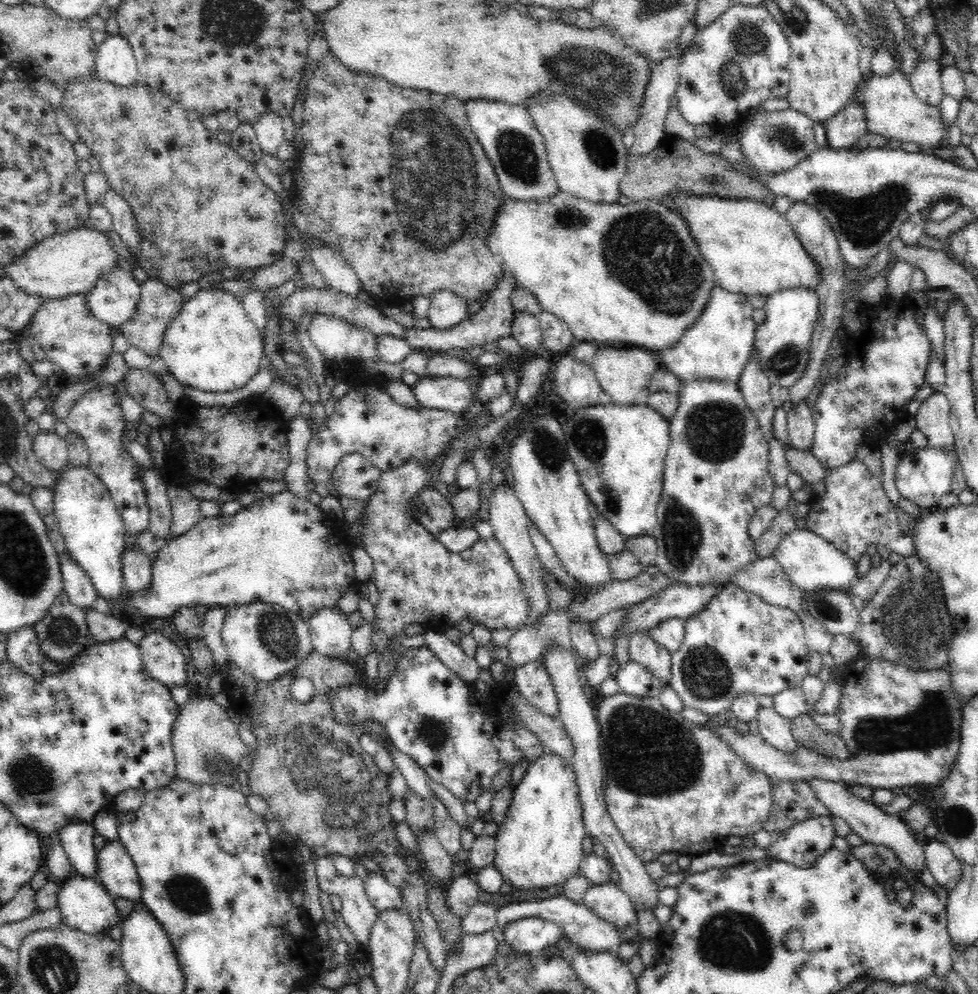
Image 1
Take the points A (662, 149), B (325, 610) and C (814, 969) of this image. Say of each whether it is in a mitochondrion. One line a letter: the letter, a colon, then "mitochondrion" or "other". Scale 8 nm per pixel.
A: other
B: other
C: other

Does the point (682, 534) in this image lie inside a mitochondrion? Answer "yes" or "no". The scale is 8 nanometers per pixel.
yes

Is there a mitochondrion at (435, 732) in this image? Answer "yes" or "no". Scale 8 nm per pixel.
yes

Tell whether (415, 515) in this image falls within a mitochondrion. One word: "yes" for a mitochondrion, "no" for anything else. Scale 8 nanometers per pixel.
no

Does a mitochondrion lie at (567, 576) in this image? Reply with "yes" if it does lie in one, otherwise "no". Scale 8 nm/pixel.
no

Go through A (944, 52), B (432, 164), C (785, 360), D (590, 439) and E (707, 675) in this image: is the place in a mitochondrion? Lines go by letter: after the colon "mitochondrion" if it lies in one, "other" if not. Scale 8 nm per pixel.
A: other
B: mitochondrion
C: mitochondrion
D: mitochondrion
E: mitochondrion

